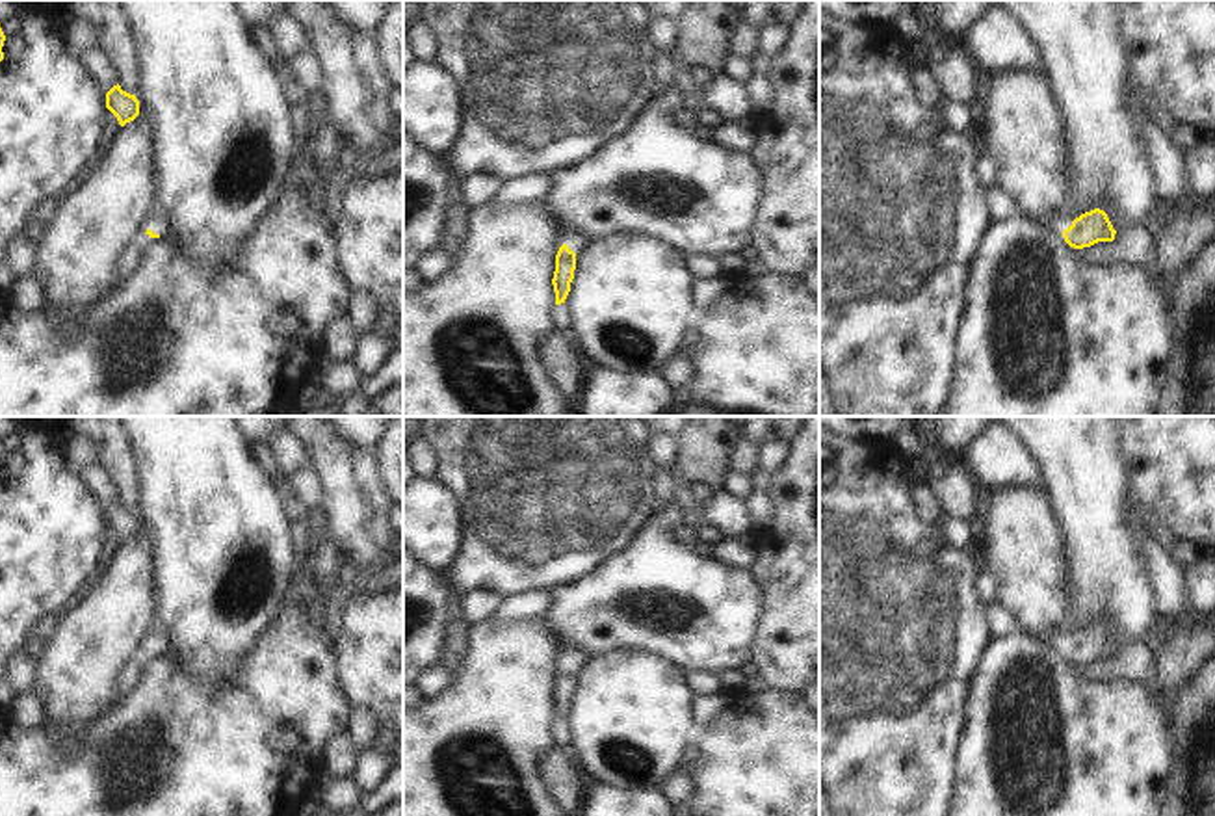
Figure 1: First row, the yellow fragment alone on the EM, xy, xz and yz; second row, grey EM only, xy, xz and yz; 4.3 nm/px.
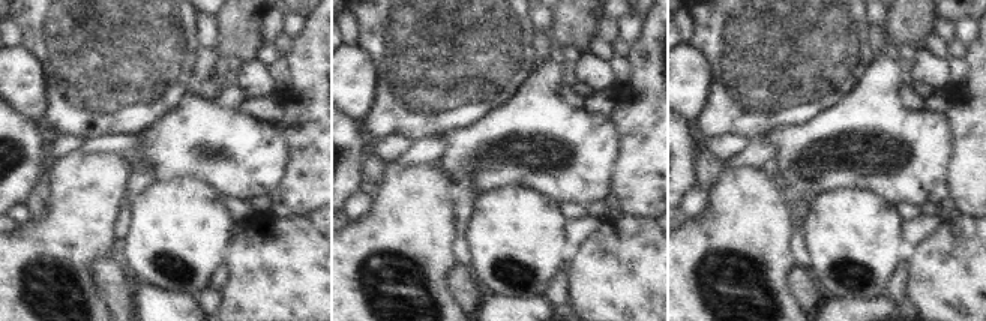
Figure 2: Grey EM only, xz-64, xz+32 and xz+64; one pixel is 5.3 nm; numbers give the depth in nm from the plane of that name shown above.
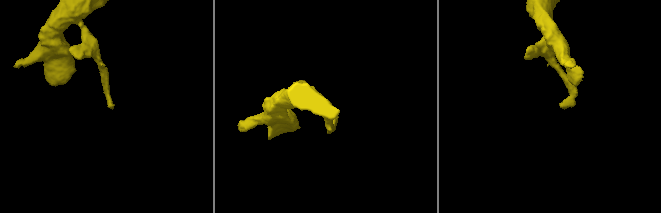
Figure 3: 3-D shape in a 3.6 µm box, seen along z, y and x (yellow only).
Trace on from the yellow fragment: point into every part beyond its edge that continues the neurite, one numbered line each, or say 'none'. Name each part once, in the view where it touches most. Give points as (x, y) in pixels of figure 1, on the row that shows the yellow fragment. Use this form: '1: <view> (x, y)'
1: xz (578, 240).

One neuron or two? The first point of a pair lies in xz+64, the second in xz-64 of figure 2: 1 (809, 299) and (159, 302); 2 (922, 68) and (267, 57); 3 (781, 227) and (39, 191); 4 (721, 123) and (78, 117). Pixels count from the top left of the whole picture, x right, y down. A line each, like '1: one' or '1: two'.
1: two
2: two
3: two
4: one

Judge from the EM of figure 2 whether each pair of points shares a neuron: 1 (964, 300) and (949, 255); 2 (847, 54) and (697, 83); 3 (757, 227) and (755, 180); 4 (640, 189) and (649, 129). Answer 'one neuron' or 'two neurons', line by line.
1: one neuron
2: two neurons
3: one neuron
4: one neuron

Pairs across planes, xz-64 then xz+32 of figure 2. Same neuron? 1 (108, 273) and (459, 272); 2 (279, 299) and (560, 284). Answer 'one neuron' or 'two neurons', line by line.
1: one neuron
2: two neurons

